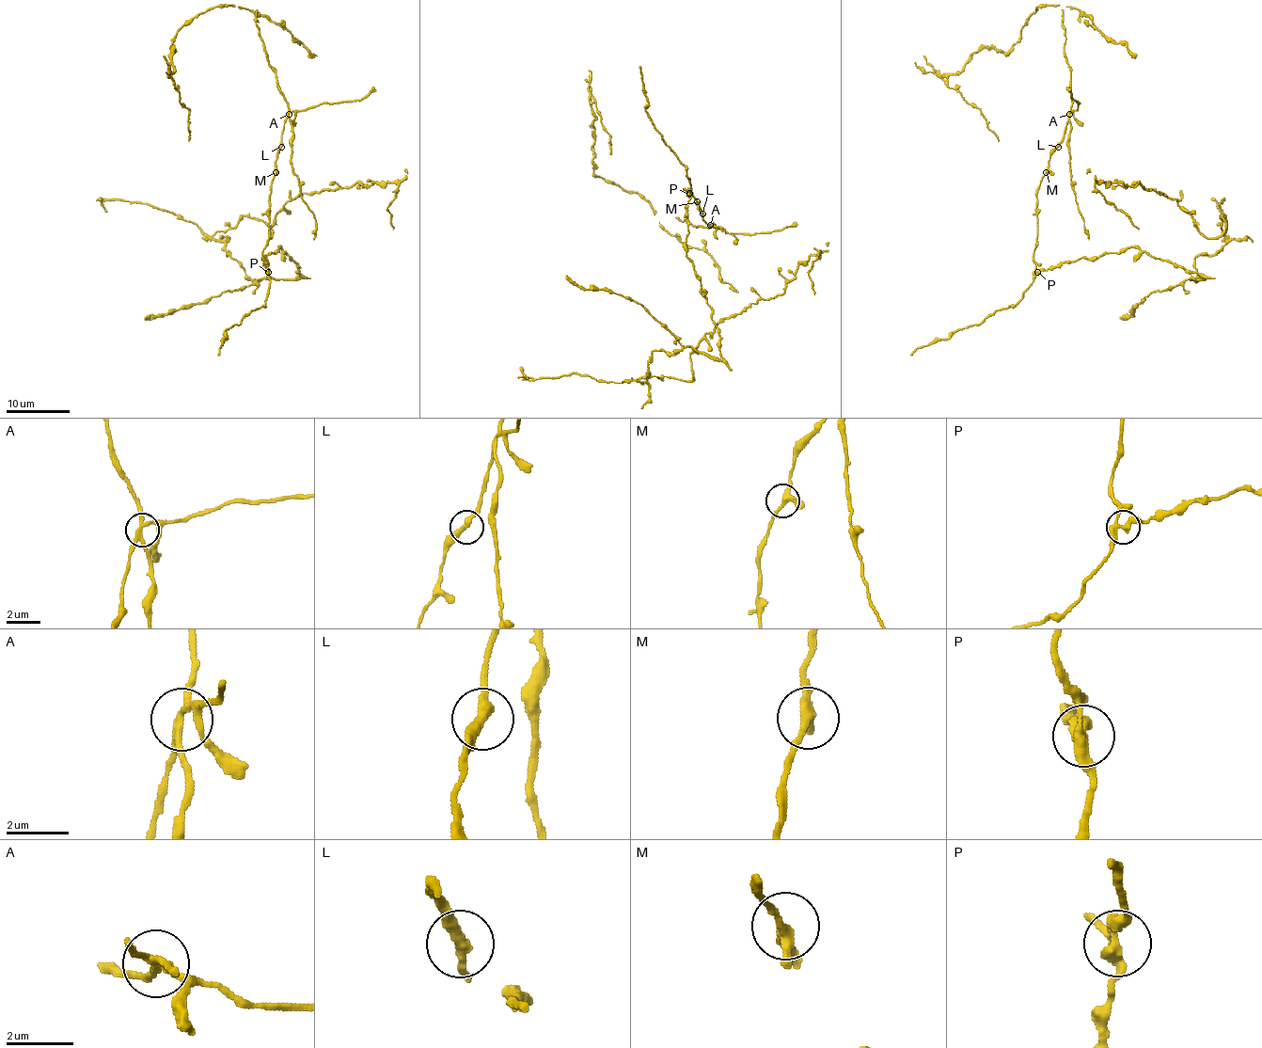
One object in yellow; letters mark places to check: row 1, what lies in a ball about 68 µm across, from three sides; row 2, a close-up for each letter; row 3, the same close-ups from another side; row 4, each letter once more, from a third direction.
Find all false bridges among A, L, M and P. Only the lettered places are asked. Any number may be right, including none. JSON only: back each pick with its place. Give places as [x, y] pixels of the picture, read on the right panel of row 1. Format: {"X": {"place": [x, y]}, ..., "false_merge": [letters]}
{"A": {"place": [1069, 114]}, "P": {"place": [1037, 272]}, "false_merge": ["A", "P"]}

